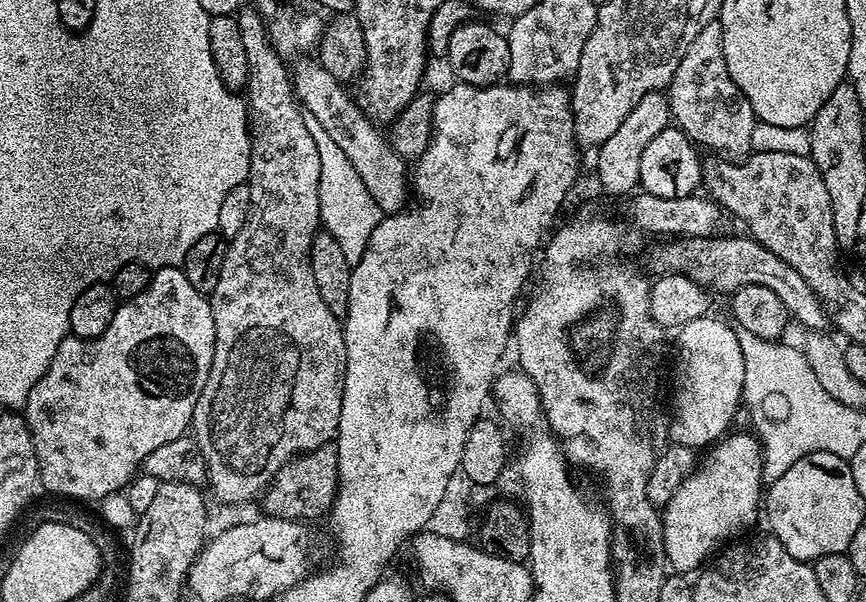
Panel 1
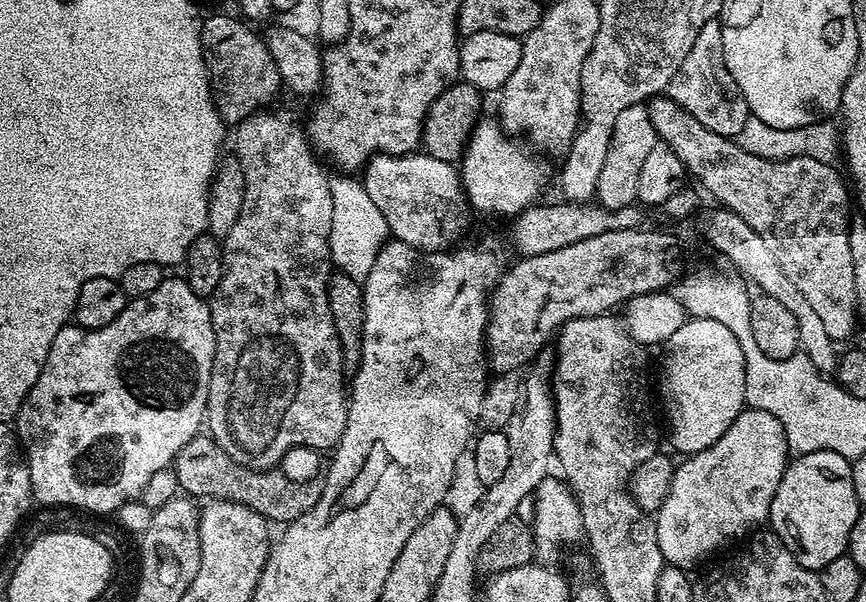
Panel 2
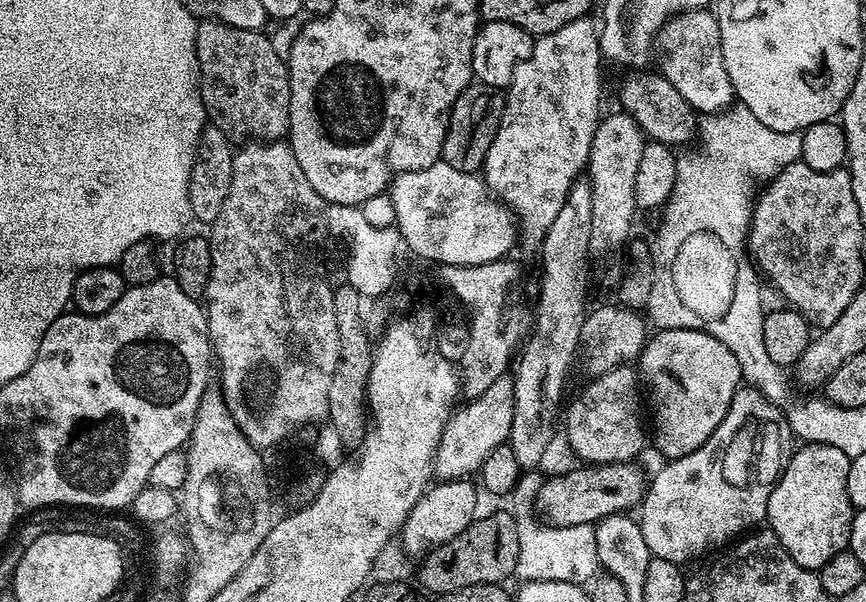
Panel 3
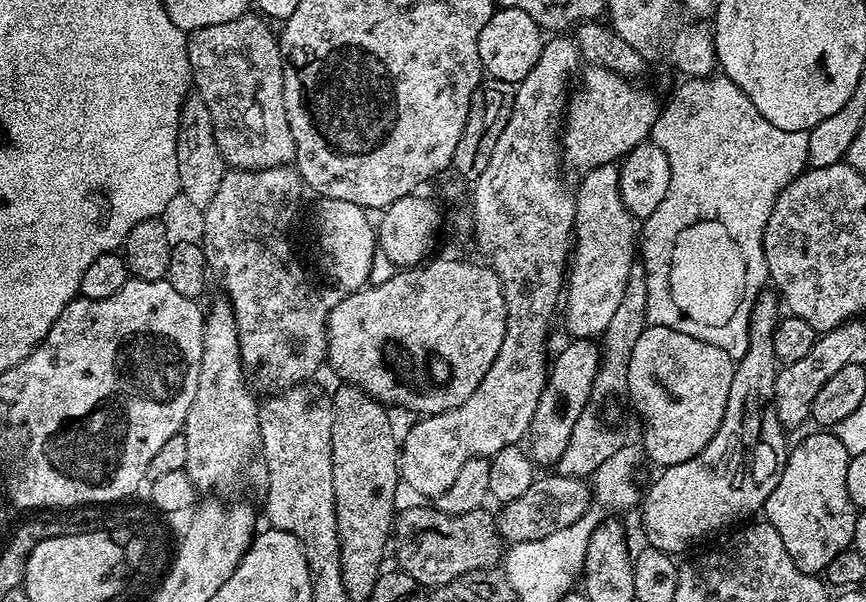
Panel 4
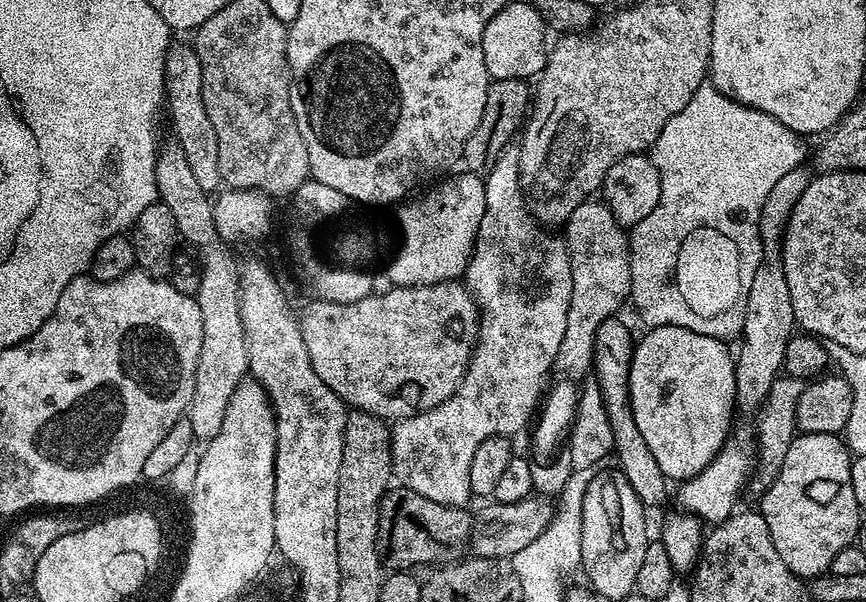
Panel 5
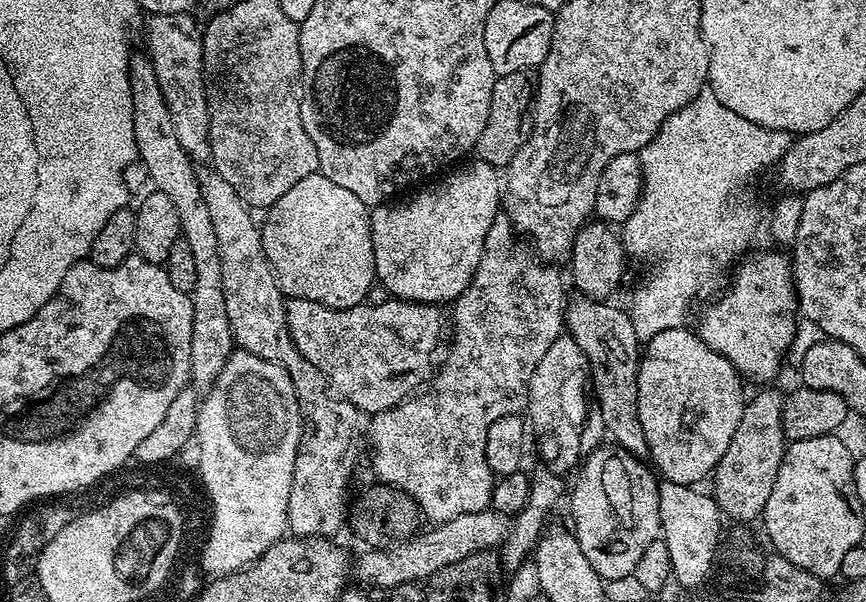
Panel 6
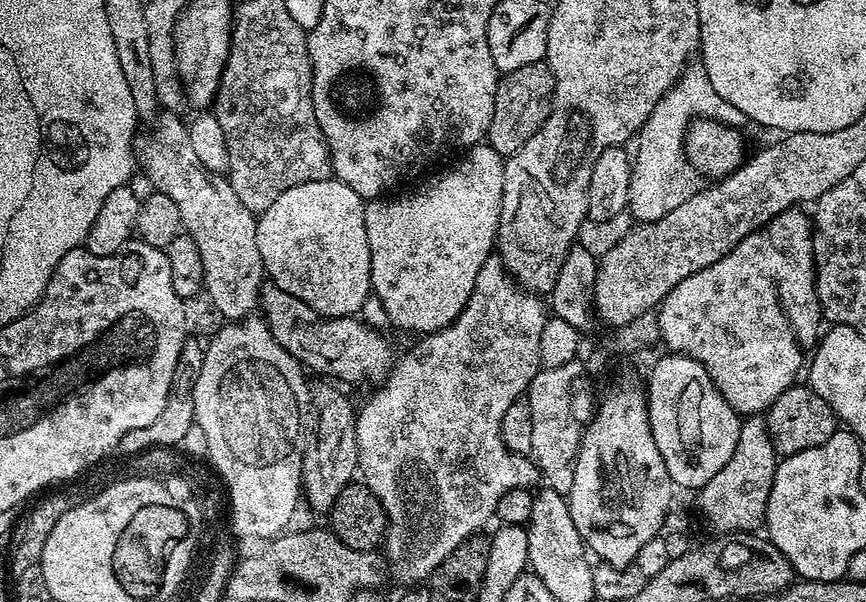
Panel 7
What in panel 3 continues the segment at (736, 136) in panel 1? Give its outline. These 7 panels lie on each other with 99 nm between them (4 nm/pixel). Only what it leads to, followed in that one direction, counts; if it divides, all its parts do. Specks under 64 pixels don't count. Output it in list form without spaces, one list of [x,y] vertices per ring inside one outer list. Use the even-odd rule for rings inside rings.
[[[685,9],[673,13],[653,37],[652,52],[658,56],[658,70],[678,94],[686,98],[693,111],[714,114],[727,109],[735,99],[733,84],[722,58],[721,30],[713,11]]]

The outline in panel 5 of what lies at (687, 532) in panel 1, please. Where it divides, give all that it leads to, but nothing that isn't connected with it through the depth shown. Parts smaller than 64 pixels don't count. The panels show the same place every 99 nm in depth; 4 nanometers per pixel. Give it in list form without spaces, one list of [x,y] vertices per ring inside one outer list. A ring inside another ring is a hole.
[[[801,166],[790,170],[786,178],[781,178],[772,187],[762,206],[762,218],[759,219],[760,237],[762,238],[762,262],[758,262],[758,270],[754,270],[754,282],[750,282],[748,295],[743,301],[744,320],[742,316],[742,332],[744,341],[740,344],[740,352],[735,353],[736,361],[736,412],[748,422],[755,421],[760,407],[766,402],[766,394],[770,394],[770,386],[776,377],[781,375],[784,367],[784,355],[788,339],[794,335],[797,327],[794,318],[794,306],[790,302],[790,286],[786,286],[786,270],[782,250],[784,249],[784,231],[788,225],[794,206],[798,206],[798,198],[810,186],[814,175],[813,169]],[[737,425],[729,433],[722,450],[711,460],[709,466],[694,478],[683,481],[677,488],[679,507],[691,515],[699,516],[701,521],[717,524],[737,509],[738,498],[747,480],[757,471],[759,449],[756,446],[755,429],[751,426]]]

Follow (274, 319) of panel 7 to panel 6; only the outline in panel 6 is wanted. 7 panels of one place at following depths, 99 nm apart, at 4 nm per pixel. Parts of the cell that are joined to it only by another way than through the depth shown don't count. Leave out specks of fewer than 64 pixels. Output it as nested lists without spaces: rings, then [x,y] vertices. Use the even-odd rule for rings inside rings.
[[[291,298],[284,309],[288,333],[302,358],[318,366],[333,389],[349,400],[361,414],[390,410],[419,393],[434,375],[432,359],[440,348],[440,339],[446,336],[446,316],[440,313],[443,311],[439,304],[410,304],[407,300],[390,298],[382,302],[382,306],[370,306],[365,302],[349,308],[331,308],[322,306],[322,302]]]

